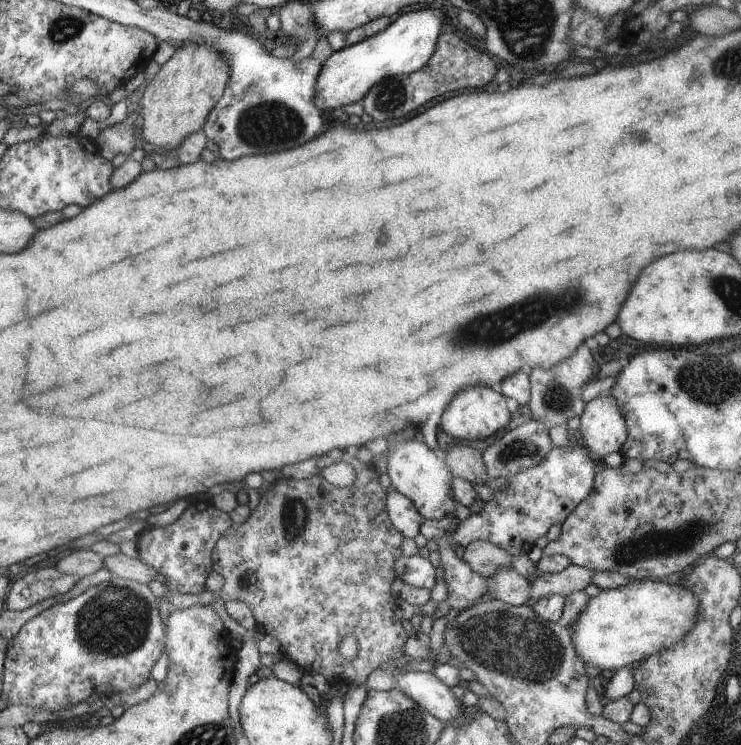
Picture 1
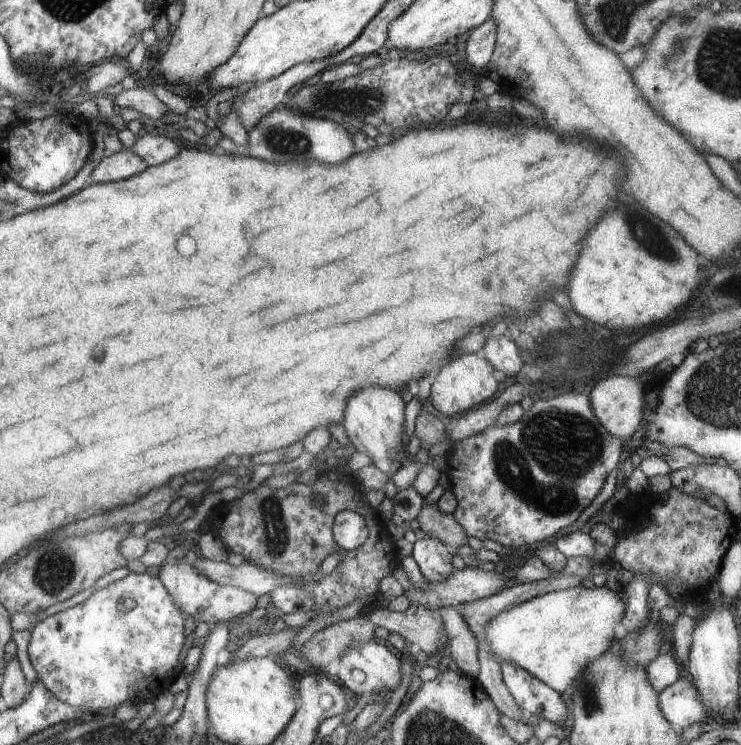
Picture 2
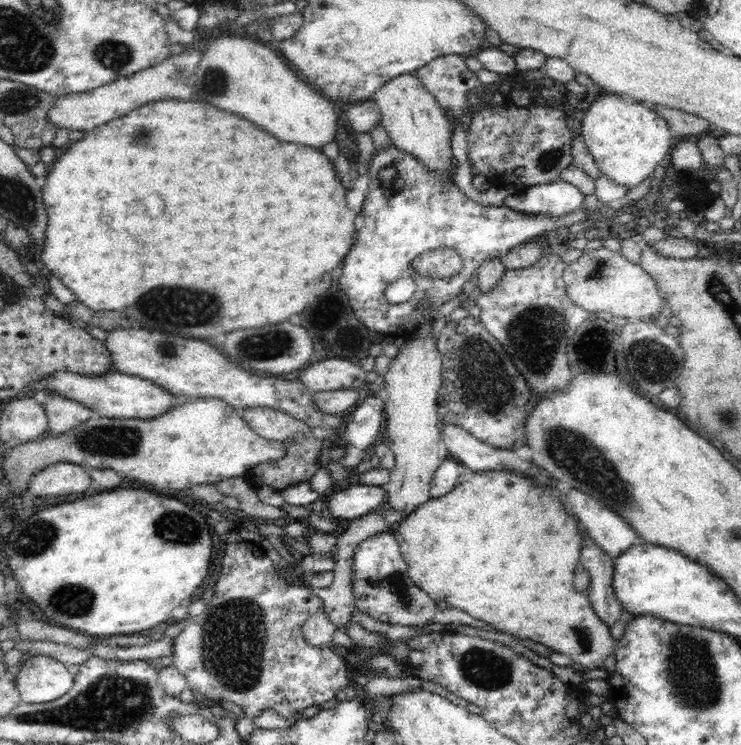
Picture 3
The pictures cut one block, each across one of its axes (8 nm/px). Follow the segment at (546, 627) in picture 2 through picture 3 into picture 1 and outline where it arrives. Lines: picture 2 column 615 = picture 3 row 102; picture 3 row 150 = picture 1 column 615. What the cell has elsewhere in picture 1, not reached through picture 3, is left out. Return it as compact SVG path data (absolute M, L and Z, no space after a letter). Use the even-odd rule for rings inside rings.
M630 580L626 586L614 590L600 591L589 600L588 606L581 612L578 620L570 628L575 650L584 663L599 666L600 670L618 670L635 666L653 654L669 649L683 641L696 624L699 611L699 598L688 587L668 584L662 580Z

